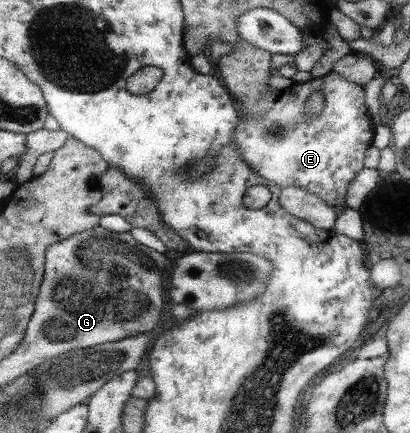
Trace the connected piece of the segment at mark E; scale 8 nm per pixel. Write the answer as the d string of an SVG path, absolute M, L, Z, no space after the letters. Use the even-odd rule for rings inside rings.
M333 70L325 77L312 78L302 84L293 83L291 87L279 92L279 102L266 113L244 113L243 121L234 131L234 142L242 156L255 173L266 177L285 189L291 185L303 187L307 191L323 198L329 205L345 205L348 191L355 178L365 169L367 149L375 139L374 118L369 114L365 101L365 87ZM313 93L325 97L325 108L314 117L306 117L307 101Z

